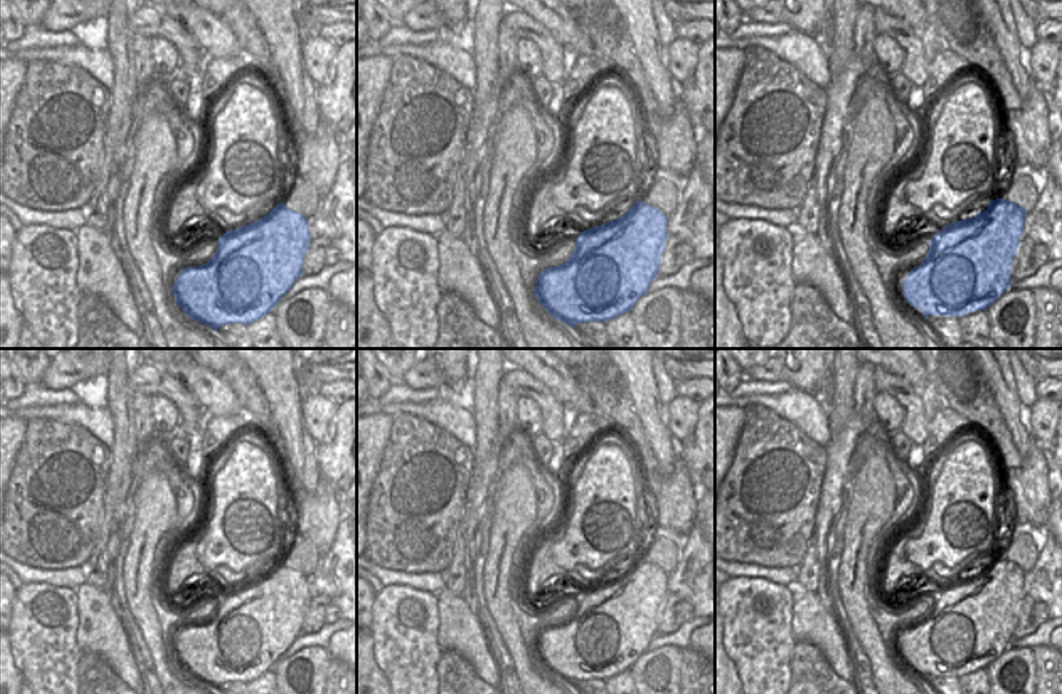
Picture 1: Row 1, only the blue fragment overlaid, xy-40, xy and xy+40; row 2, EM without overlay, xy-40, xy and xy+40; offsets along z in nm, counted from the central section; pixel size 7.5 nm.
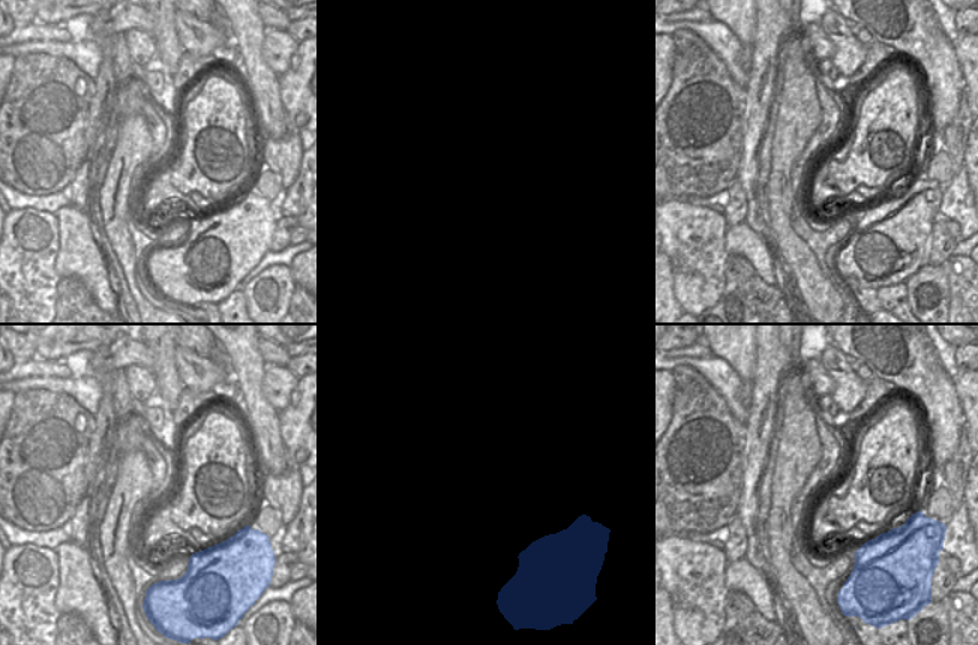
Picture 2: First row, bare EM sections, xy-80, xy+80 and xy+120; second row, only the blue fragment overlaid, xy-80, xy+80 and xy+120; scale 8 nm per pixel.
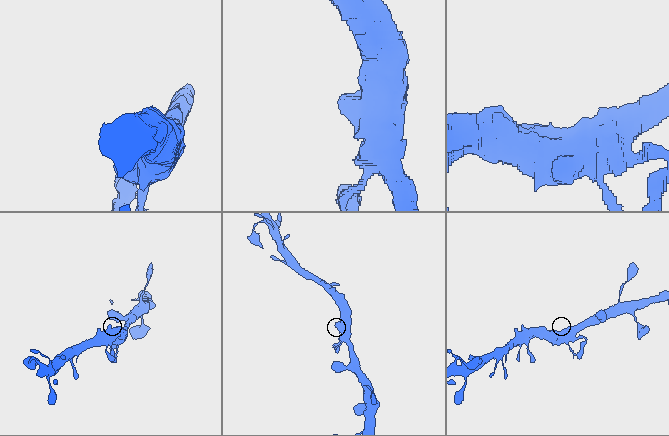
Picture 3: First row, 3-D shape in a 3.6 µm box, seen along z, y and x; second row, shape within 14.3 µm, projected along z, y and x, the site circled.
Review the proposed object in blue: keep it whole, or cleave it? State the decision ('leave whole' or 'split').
leave whole

